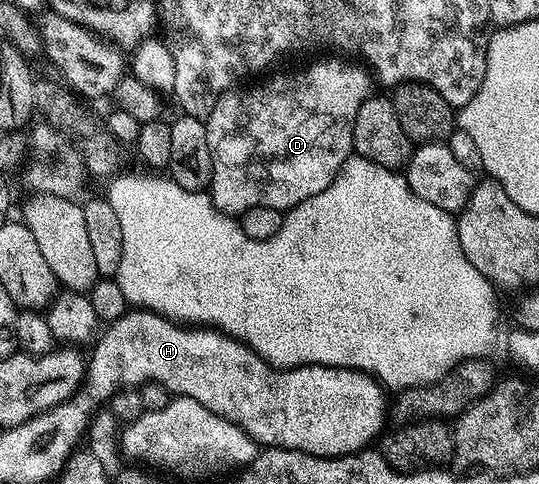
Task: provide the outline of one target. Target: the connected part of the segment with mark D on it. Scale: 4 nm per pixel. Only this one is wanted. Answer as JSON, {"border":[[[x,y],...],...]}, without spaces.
{"border":[[[321,63],[318,67],[273,75],[250,87],[241,85],[220,95],[205,120],[213,158],[211,198],[217,210],[230,217],[240,217],[252,207],[270,207],[285,213],[315,197],[315,193],[323,193],[350,158],[355,117],[375,84],[374,76],[361,67],[328,67]]]}

